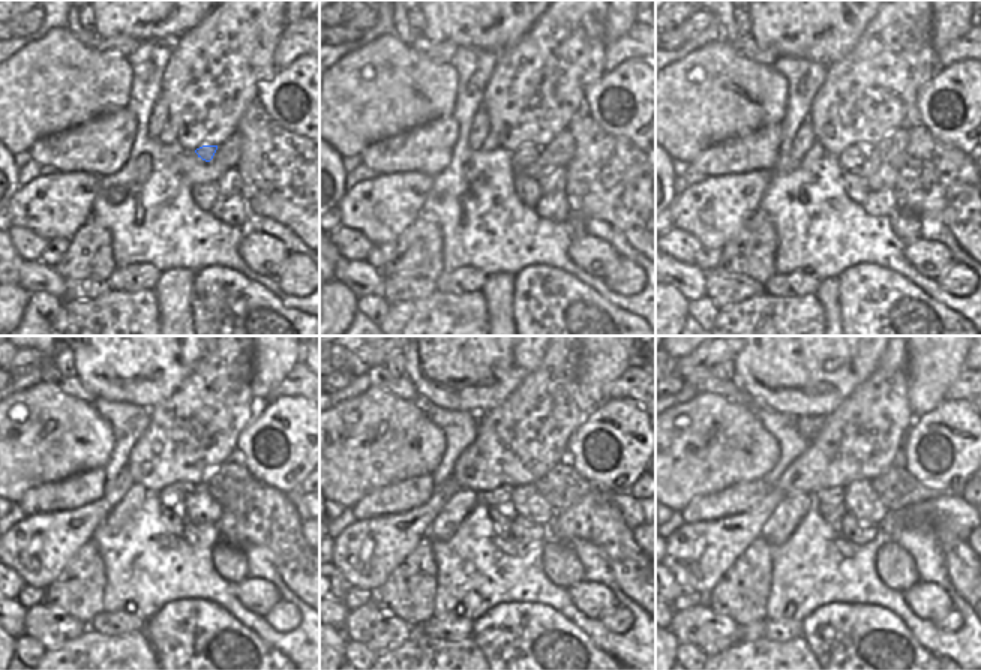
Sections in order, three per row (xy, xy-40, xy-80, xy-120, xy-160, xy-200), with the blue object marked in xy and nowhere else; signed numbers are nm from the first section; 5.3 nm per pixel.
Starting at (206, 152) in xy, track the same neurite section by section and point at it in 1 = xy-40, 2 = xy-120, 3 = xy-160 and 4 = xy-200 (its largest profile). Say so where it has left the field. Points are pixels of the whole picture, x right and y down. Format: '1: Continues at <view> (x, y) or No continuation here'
1: Continues at xy-40 (524, 156)
2: Continues at xy-120 (170, 496)
3: Continues at xy-160 (501, 495)
4: Continues at xy-200 (834, 495).

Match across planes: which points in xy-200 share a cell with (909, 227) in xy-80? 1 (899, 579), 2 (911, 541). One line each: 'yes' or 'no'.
1: yes
2: no

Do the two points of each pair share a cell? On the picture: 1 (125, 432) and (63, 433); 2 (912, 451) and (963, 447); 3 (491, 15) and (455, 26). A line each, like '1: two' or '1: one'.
1: two
2: one
3: one

